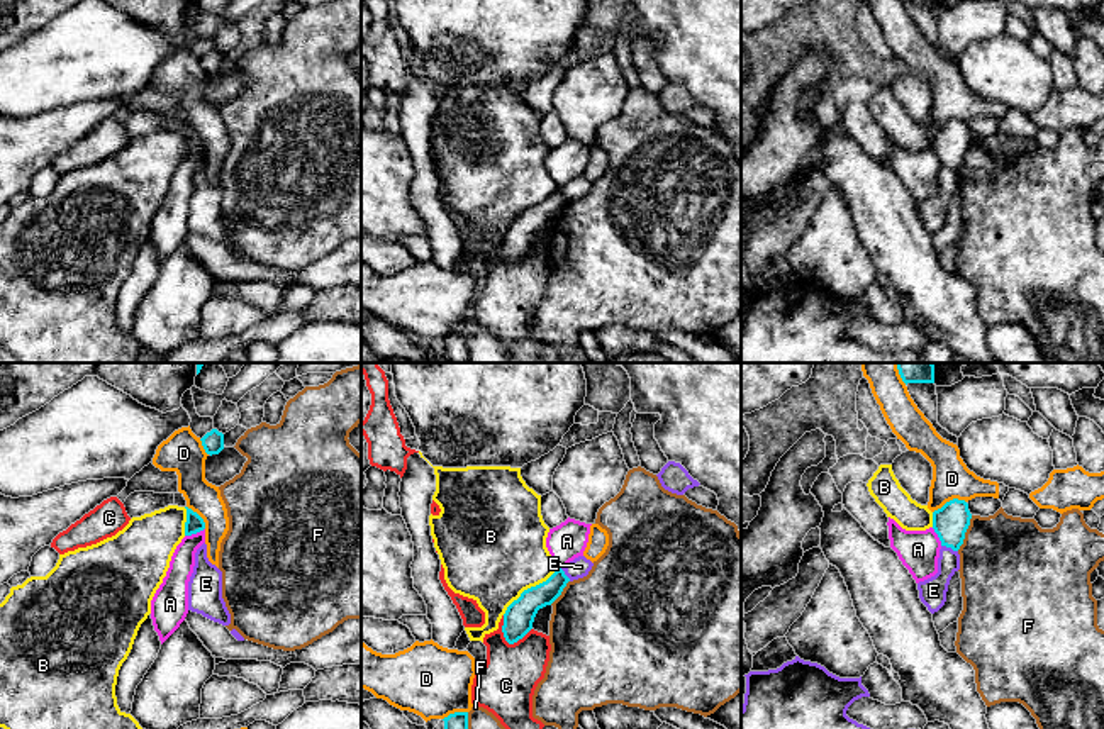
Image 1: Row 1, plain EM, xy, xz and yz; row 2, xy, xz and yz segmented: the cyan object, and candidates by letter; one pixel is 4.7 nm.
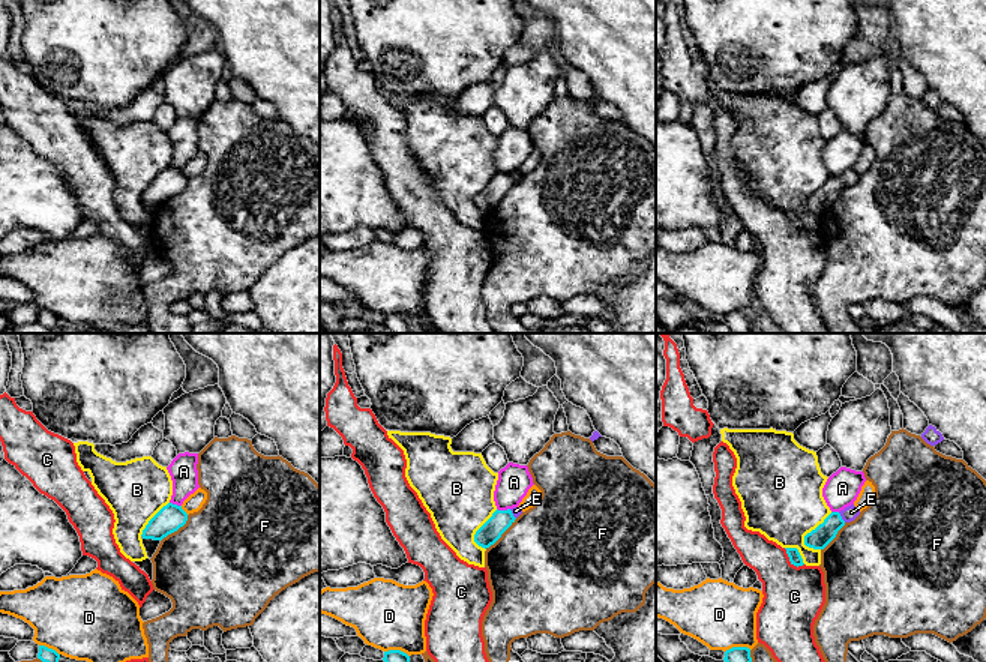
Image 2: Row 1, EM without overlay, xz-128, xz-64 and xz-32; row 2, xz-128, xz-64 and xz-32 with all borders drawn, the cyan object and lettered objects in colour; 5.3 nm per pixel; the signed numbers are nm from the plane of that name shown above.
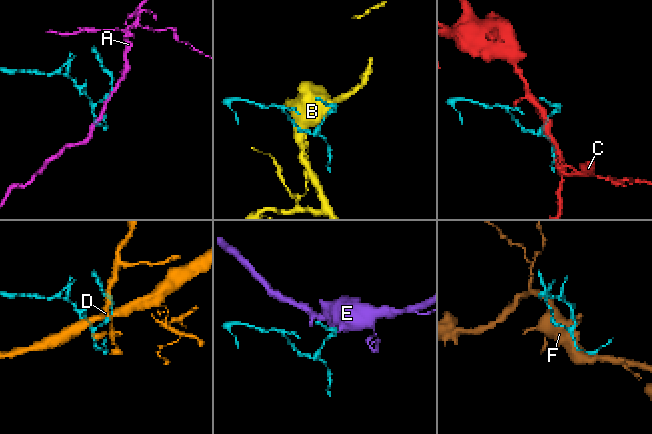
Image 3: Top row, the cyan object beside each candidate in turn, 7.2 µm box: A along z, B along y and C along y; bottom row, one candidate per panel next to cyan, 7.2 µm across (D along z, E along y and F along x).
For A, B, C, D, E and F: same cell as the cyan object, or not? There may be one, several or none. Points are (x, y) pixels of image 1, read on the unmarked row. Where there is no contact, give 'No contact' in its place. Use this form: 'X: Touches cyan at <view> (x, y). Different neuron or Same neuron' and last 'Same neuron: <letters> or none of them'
A: Touches cyan at xy (194, 153). Different neuron
B: Touches cyan at xz (531, 207). Different neuron
C: Touches cyan at xz (507, 261). Different neuron
D: Touches cyan at yz (950, 121). Different neuron
E: Touches cyan at yz (950, 166). Different neuron
F: Touches cyan at yz (965, 151). Different neuron
Same neuron: none of them

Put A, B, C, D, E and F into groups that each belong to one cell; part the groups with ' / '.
A / B / C / D / E / F

